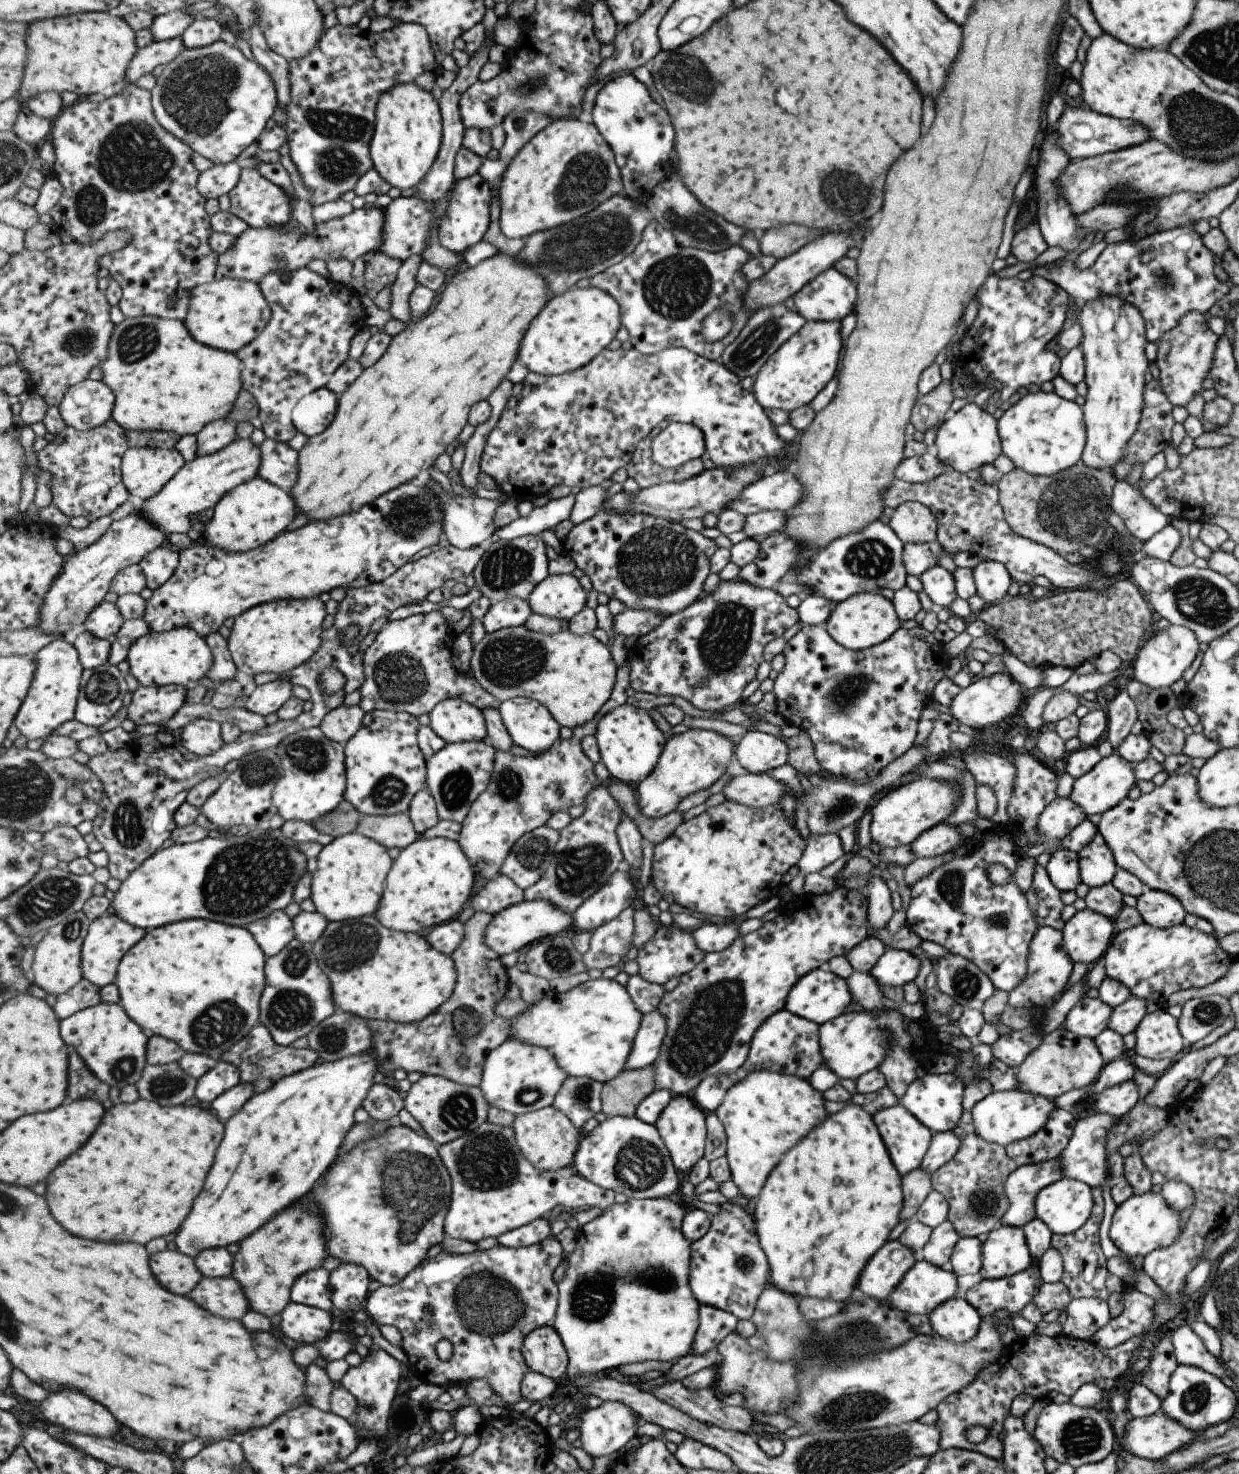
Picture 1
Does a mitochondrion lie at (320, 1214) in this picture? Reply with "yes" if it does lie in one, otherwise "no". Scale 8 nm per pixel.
no

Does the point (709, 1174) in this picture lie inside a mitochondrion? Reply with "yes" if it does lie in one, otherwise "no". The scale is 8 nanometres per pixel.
no

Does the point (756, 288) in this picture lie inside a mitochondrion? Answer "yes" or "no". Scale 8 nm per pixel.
no

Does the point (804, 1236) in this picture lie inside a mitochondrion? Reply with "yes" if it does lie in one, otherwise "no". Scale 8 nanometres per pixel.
no

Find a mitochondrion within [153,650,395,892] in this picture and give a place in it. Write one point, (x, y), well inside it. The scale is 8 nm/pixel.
(306, 754)

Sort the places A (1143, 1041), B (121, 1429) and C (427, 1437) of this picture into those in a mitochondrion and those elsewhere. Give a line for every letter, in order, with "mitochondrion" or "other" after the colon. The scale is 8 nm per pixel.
A: other
B: other
C: other

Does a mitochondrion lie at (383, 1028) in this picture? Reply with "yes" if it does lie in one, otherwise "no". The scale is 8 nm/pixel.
no

